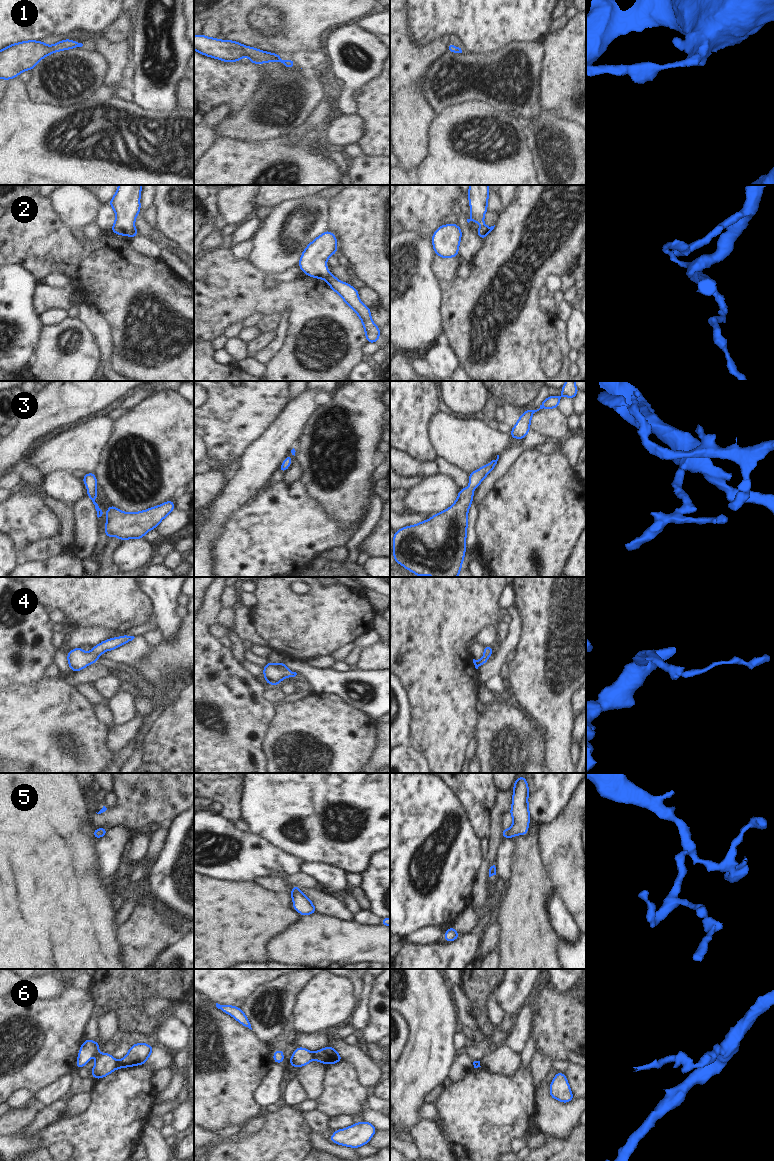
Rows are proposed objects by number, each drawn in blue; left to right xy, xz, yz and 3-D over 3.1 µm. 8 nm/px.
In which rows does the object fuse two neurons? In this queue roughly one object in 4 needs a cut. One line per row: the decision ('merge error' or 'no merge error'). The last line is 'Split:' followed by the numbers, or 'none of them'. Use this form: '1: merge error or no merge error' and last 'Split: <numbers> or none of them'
1: no merge error
2: merge error
3: no merge error
4: no merge error
5: no merge error
6: merge error
Split: 2, 6

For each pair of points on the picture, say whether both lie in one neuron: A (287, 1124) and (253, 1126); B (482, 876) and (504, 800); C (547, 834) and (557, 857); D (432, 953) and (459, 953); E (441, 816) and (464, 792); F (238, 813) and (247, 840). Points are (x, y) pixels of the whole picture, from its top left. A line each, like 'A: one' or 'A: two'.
A: two
B: one
C: one
D: one
E: two
F: two

